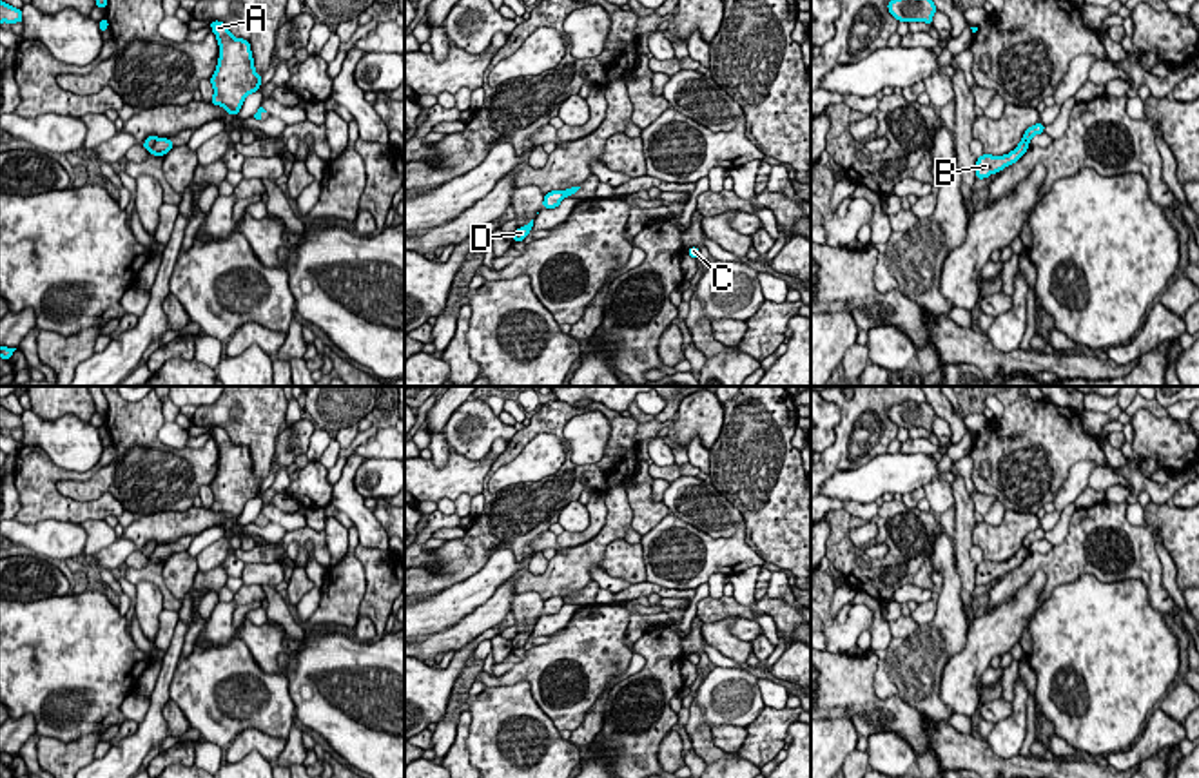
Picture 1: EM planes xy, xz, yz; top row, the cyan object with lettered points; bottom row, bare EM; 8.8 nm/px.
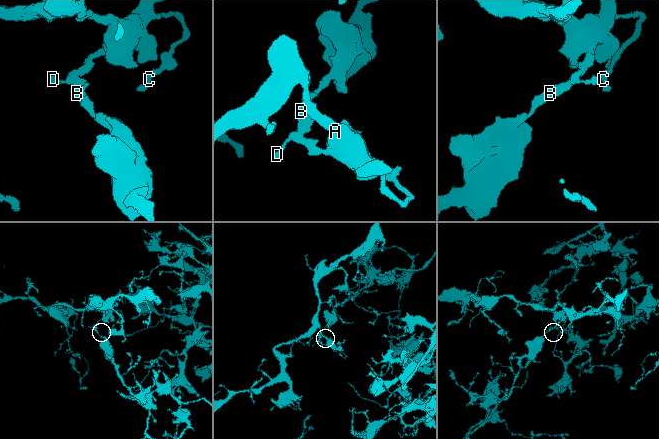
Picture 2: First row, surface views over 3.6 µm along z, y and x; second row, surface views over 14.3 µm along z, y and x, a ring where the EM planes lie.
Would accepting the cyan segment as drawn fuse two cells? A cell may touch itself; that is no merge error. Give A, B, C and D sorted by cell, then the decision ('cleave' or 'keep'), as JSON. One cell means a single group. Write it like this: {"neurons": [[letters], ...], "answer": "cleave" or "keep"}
{"neurons": [["A", "C", "D"], ["B"]], "answer": "cleave"}

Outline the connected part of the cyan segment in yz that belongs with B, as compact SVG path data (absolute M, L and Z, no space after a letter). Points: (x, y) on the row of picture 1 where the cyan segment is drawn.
M1021 140L1014 151L1005 156L981 154L976 160L976 180L989 178L994 172L1001 172L1005 167L1016 163L1025 152L1028 145Z

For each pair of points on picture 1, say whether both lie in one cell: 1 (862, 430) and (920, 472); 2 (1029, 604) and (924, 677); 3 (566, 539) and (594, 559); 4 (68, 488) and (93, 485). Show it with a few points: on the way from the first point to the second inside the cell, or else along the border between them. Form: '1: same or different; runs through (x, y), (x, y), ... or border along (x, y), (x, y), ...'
1: different; border along (886, 452), (848, 472)
2: different; border along (969, 626), (965, 644), (942, 671), (945, 706)
3: different; border along (606, 517), (606, 523), (590, 539), (565, 550)
4: same; runs through (73, 488), (87, 488)

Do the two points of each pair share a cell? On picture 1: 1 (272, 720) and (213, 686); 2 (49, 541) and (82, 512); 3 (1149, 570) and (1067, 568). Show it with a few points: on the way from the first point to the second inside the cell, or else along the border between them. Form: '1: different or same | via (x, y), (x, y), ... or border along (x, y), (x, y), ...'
1: same | via (258, 709), (245, 697), (227, 693)
2: different | border along (78, 521), (40, 519), (28, 523)
3: same | via (1132, 541), (1112, 525), (1094, 526), (1083, 539)

